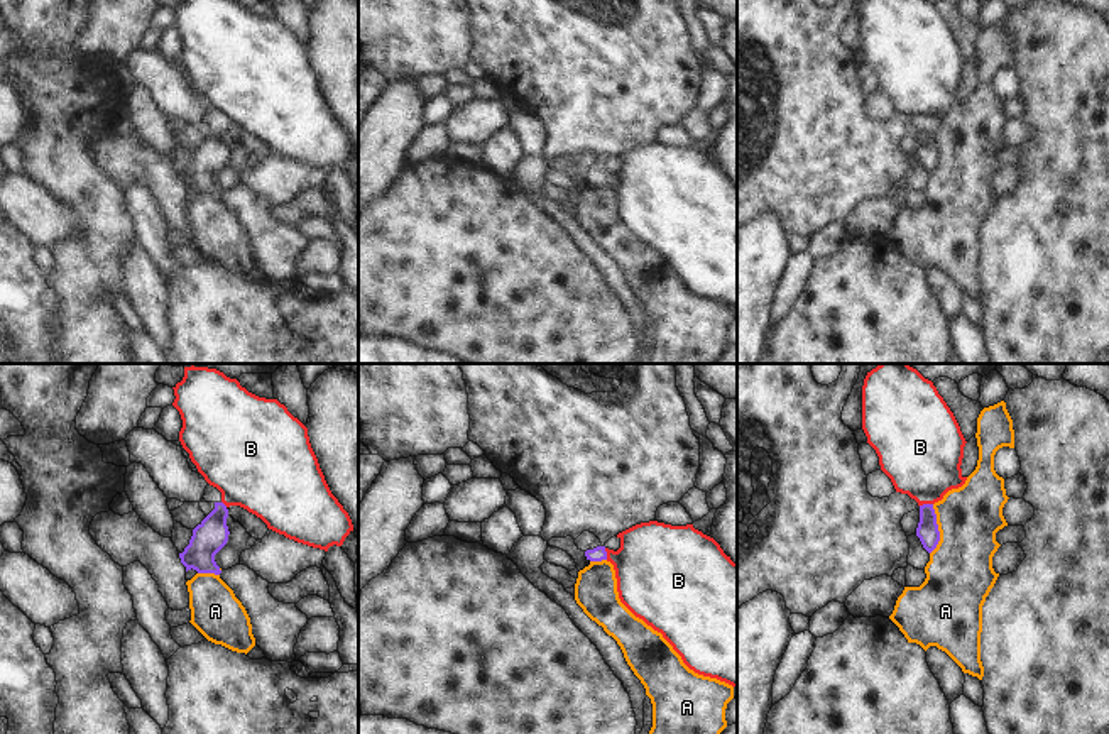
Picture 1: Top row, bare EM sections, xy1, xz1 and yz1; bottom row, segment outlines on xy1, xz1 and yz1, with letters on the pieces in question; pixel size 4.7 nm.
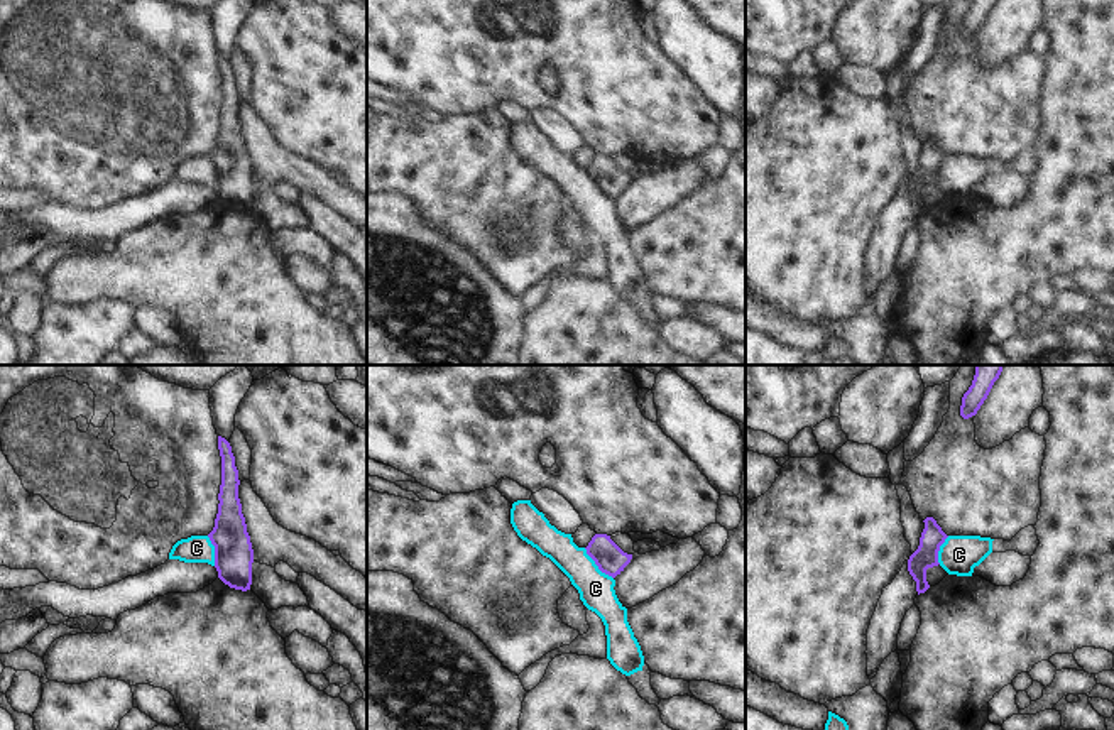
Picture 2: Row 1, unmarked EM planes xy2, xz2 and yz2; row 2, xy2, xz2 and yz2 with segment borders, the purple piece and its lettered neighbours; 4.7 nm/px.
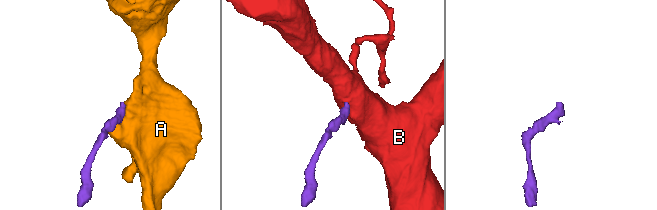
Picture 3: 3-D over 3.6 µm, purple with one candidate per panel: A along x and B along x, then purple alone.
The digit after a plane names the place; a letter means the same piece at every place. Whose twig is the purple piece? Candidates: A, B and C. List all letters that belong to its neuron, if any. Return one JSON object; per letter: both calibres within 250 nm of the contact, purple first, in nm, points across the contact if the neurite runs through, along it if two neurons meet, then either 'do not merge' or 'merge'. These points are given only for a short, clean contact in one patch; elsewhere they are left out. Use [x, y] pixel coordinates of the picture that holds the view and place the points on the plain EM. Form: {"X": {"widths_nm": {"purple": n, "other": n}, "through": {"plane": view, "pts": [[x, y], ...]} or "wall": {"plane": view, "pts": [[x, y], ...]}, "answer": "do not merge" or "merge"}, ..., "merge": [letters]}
{"A": {"widths_nm": {"purple": 100, "other": 320}, "wall": {"plane": "yz1", "pts": [[934, 125], [939, 164], [930, 175]]}, "answer": "do not merge"}, "B": {"widths_nm": {"purple": 100, "other": 380}, "wall": {"plane": "yz1", "pts": [[932, 124], [920, 127]]}, "answer": "do not merge"}, "C": {"widths_nm": {"purple": 140, "other": 170}, "wall": {"plane": "xz2", "pts": [[584, 169], [594, 185], [612, 200]]}, "answer": "do not merge"}, "merge": []}

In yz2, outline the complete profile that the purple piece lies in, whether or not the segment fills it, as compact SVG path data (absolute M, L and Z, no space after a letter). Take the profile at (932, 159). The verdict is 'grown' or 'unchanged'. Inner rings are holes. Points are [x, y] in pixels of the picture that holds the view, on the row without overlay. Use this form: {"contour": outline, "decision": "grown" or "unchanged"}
{"contour": "M926 139L923 144L925 150L920 159L920 167L908 181L908 193L916 203L918 216L930 210L926 203L926 191L940 186L938 172L948 159L933 139Z", "decision": "unchanged"}

